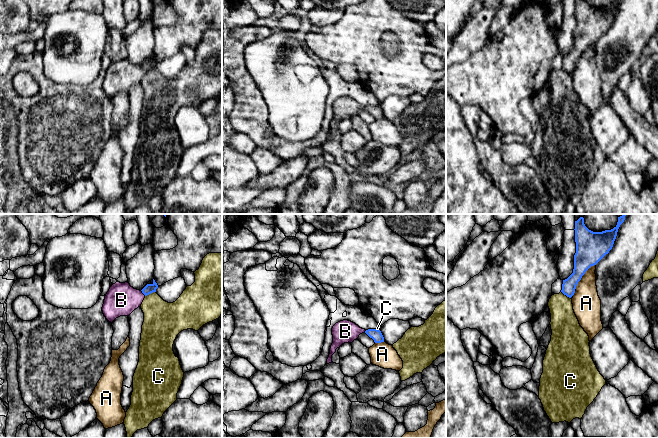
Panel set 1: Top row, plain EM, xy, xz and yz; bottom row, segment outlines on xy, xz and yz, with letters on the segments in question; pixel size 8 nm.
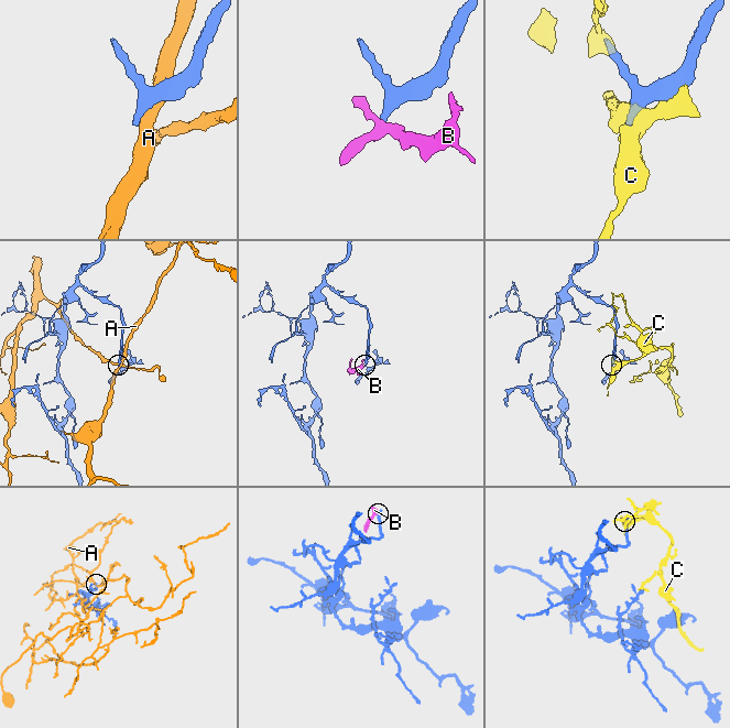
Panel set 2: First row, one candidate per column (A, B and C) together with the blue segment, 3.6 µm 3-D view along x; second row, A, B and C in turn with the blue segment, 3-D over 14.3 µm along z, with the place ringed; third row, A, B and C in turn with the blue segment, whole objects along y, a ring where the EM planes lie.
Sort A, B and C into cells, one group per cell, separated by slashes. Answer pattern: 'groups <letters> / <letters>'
groups A / B / C

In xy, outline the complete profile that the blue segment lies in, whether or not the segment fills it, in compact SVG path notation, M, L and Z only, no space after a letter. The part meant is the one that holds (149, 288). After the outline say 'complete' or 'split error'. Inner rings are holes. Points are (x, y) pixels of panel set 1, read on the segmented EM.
M154 279L152 284L147 284L141 291L131 287L128 282L117 281L105 296L102 307L104 316L111 323L120 316L129 316L141 306L144 298L156 292L157 288L158 285Z; split error

